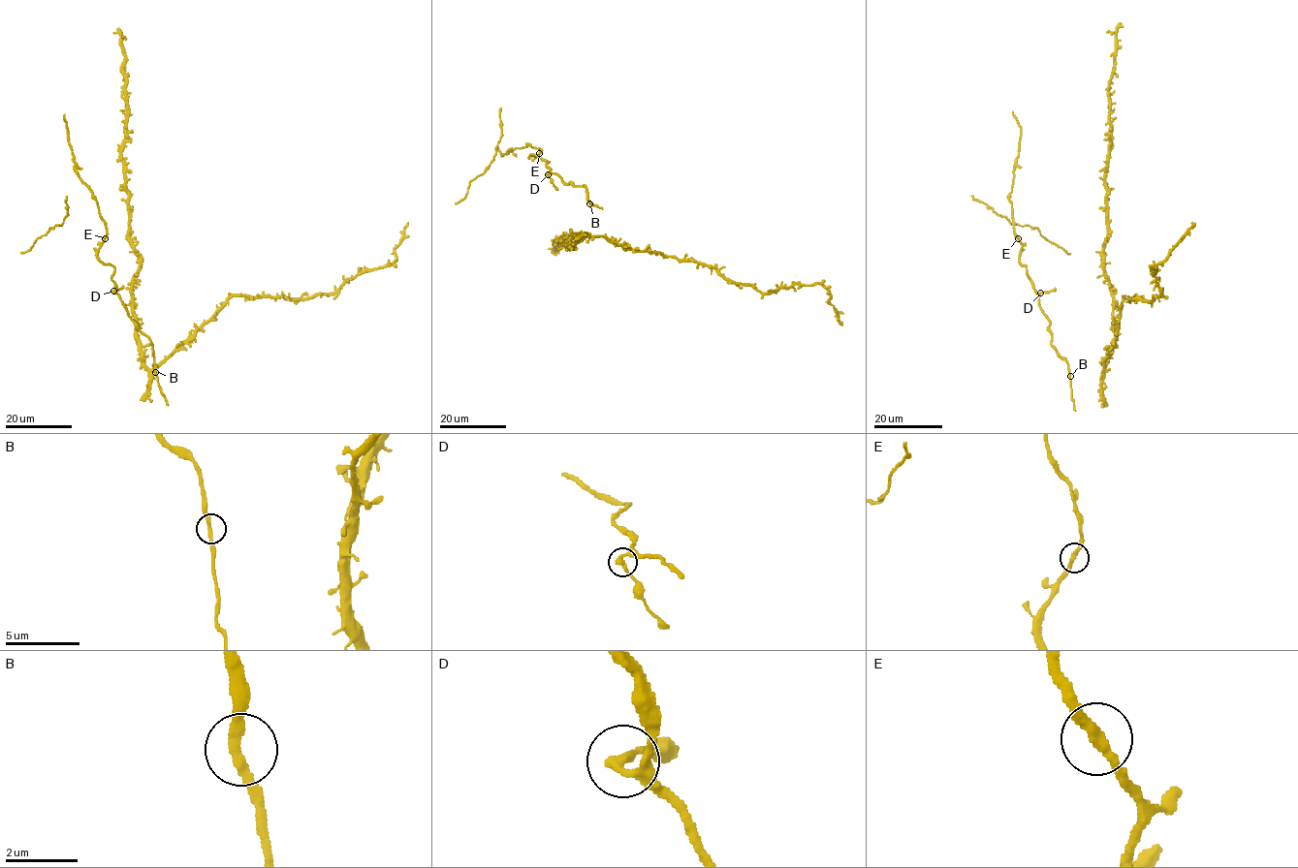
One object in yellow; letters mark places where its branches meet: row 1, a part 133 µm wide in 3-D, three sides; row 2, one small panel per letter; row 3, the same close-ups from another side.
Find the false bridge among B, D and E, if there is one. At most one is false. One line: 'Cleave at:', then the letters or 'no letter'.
Cleave at: D

